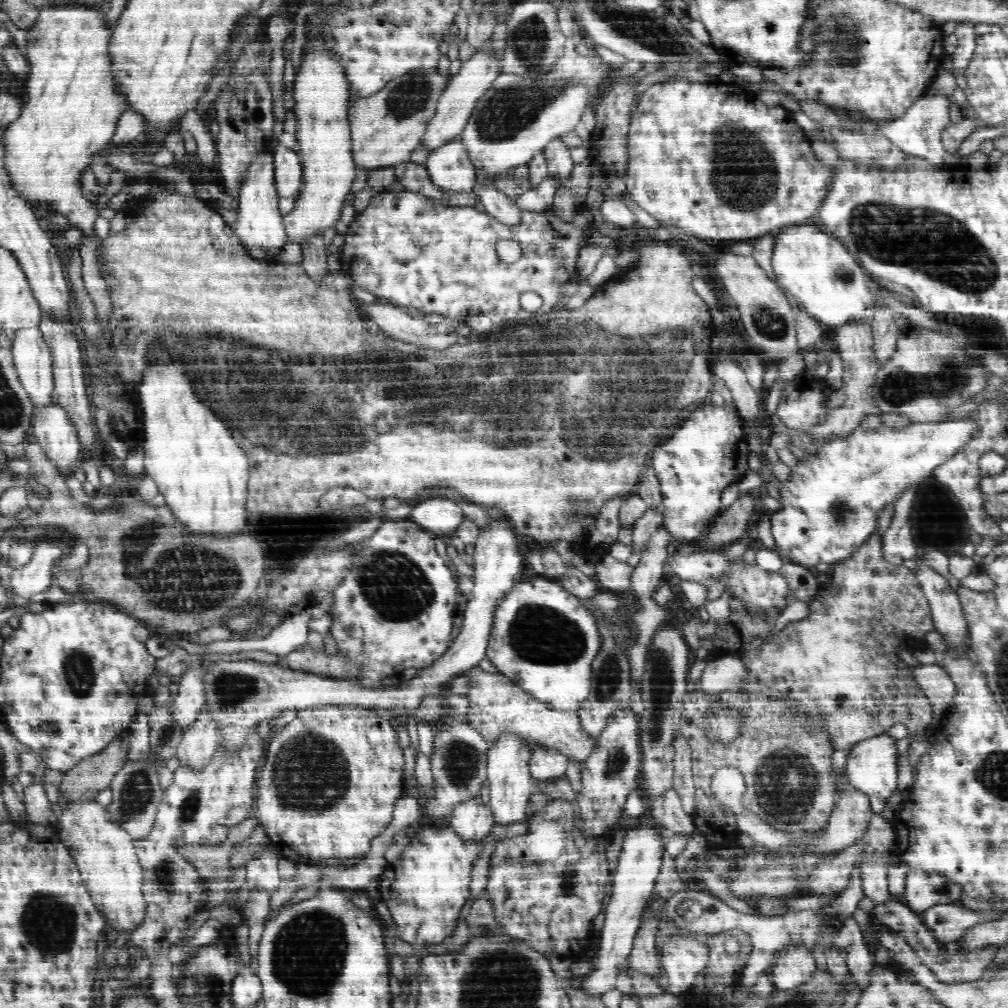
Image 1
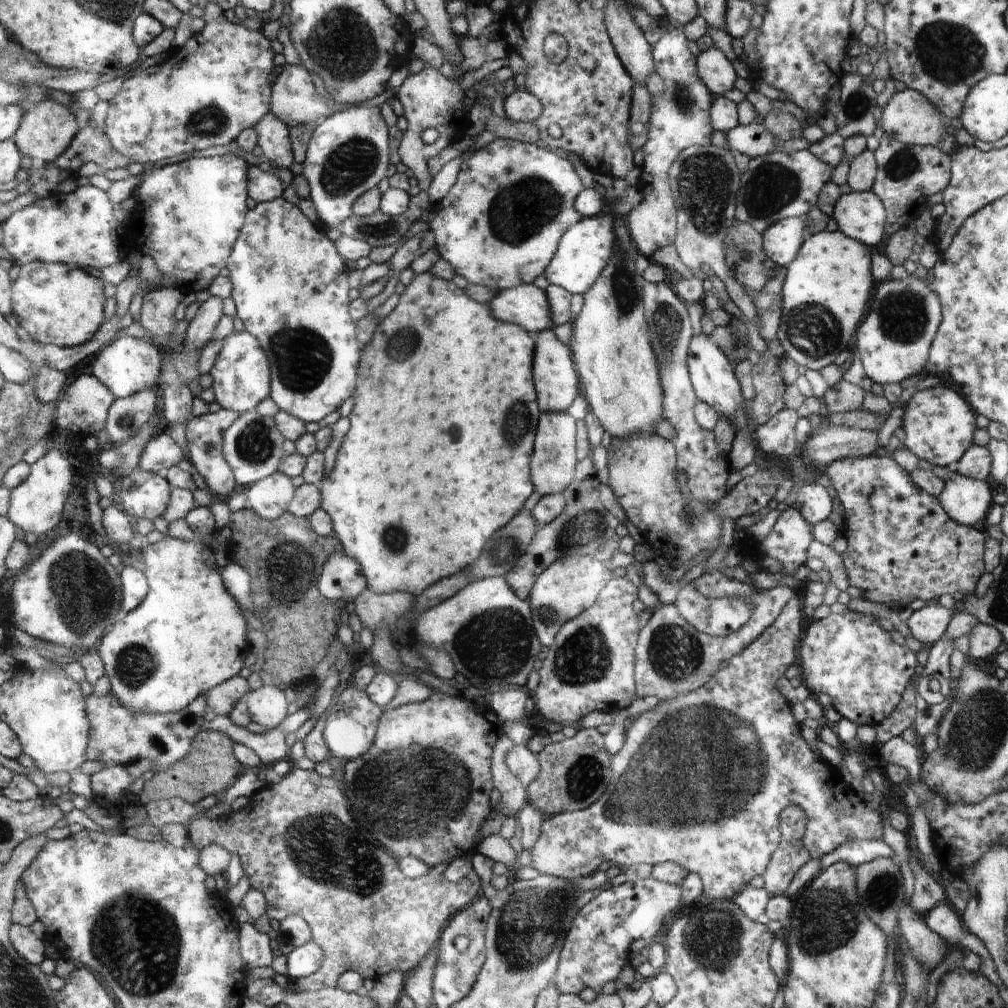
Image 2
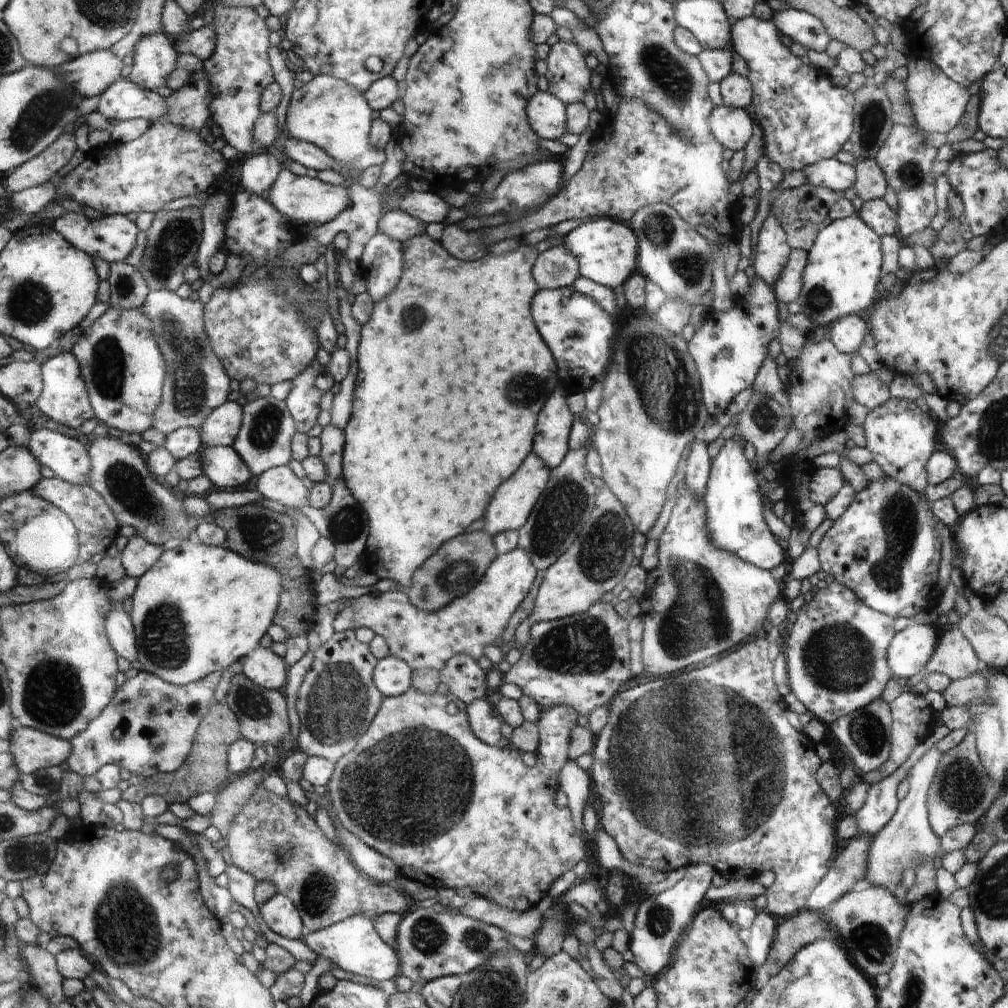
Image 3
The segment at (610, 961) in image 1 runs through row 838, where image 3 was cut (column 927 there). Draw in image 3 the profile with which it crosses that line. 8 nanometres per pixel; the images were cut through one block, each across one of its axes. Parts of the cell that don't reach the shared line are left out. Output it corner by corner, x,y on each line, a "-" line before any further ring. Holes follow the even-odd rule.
925,619
911,622
893,638
887,654
888,663
896,679
915,681
936,648
936,630

